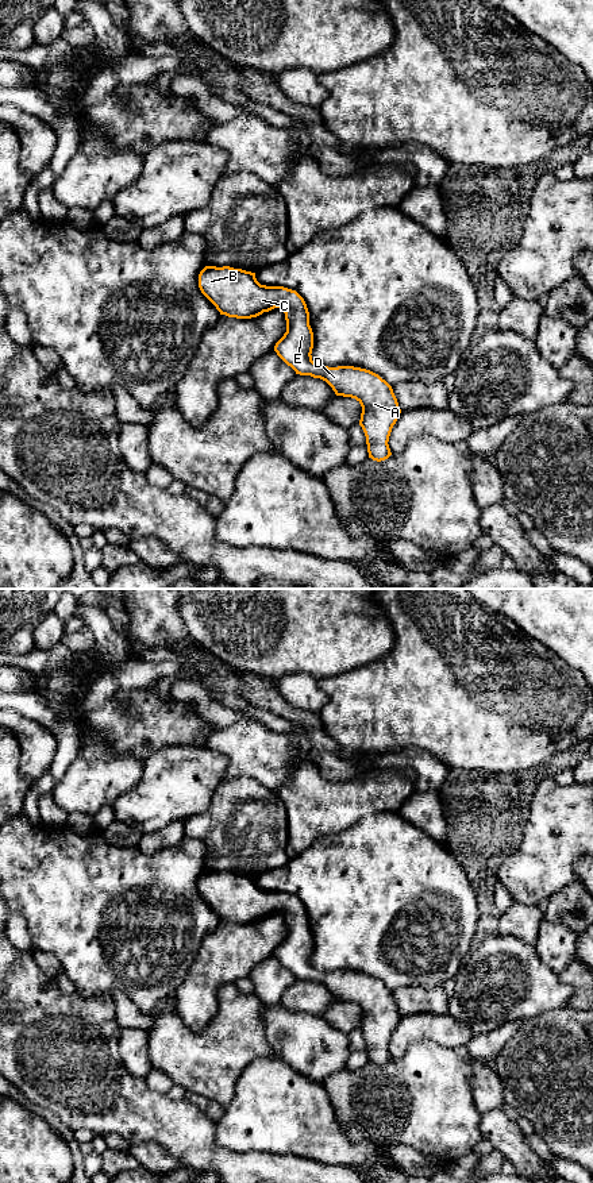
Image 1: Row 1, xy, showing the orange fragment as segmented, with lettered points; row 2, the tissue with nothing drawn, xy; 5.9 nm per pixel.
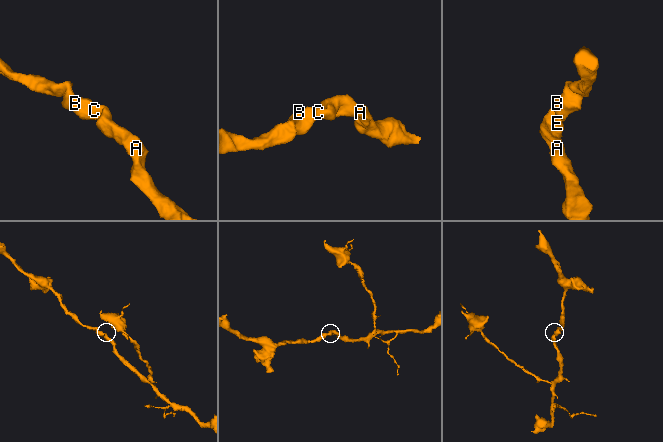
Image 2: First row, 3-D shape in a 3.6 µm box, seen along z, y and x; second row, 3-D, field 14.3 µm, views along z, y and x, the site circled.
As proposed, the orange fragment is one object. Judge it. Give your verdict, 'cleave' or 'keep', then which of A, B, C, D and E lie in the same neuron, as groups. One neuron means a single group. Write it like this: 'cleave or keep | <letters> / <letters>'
keep | A B C D E

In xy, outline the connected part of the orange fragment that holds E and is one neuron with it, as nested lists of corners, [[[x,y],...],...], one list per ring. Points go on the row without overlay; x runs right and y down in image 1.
[[[205,871],[199,879],[199,893],[220,920],[228,922],[251,924],[274,913],[282,914],[286,937],[274,951],[277,960],[296,979],[320,983],[336,1001],[355,1003],[362,1011],[359,1030],[366,1041],[369,1063],[381,1067],[392,1060],[388,1047],[401,1018],[392,991],[366,974],[315,968],[309,917],[296,895],[261,890],[255,878],[230,871]]]

